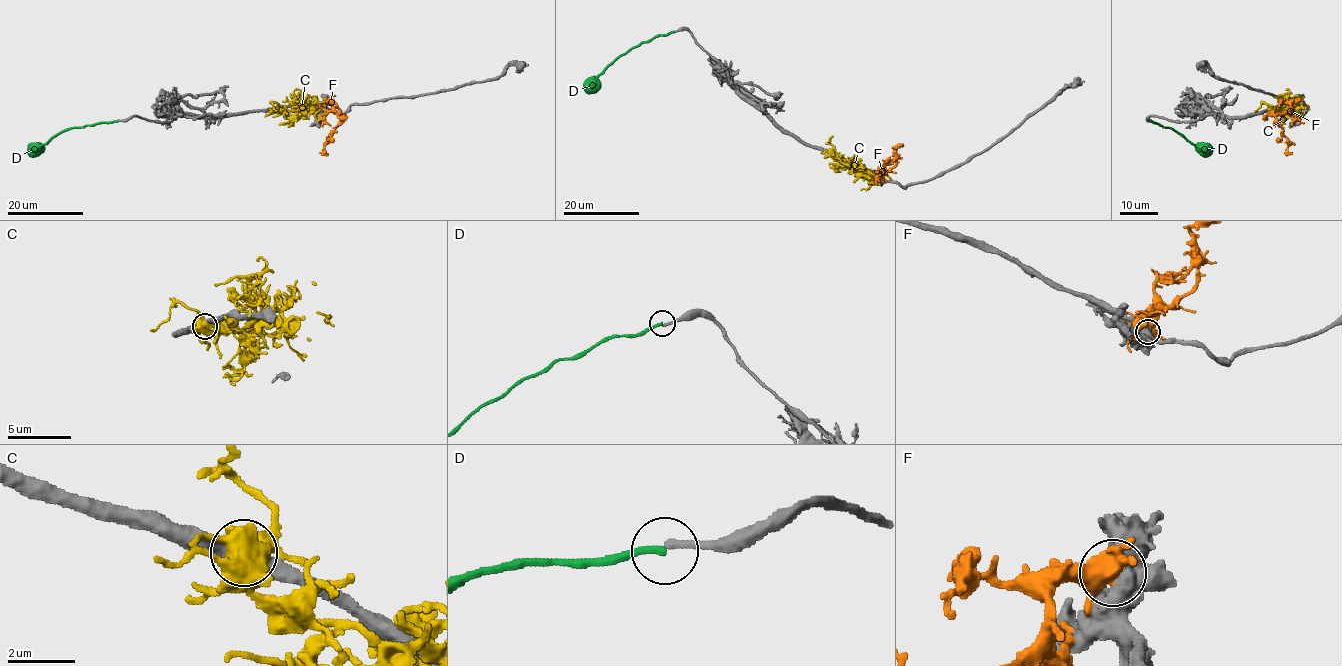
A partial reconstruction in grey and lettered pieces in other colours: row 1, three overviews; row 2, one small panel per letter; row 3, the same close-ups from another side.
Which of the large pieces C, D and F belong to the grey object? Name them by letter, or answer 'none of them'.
none of them

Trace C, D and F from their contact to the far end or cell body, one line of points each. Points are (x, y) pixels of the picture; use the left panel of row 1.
C: (275, 109), (293, 110), (335, 96)
D: (117, 121), (73, 127), (59, 132), (35, 152), (34, 149)
F: (325, 101), (340, 114), (341, 122), (326, 138), (324, 152), (319, 152)

